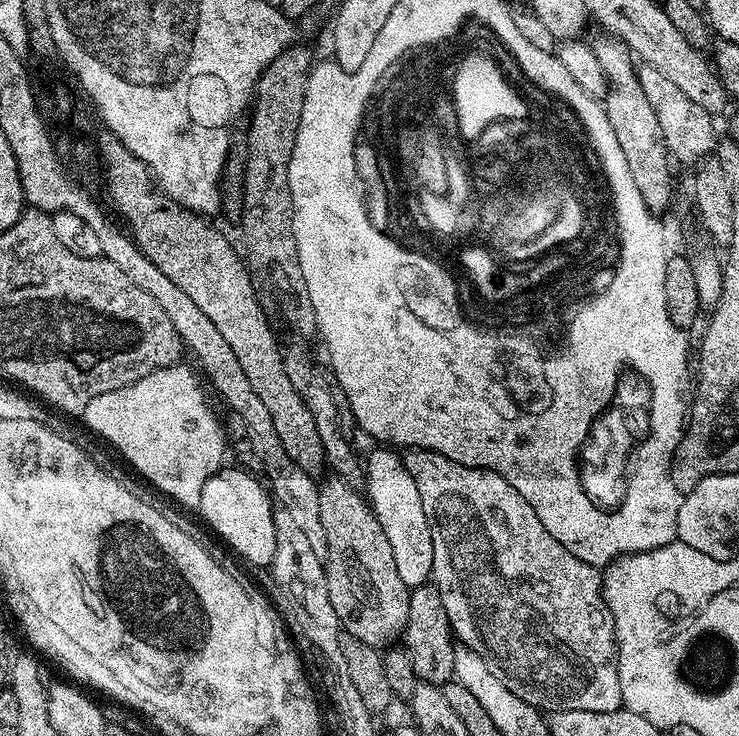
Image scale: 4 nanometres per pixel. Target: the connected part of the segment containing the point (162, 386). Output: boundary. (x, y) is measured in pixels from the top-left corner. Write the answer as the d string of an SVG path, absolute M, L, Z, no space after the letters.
M179 363L172 364L169 368L156 368L152 373L146 374L145 380L127 384L118 390L110 390L110 394L98 394L98 398L90 398L82 420L102 439L109 440L158 491L195 509L200 502L202 486L206 486L208 479L220 471L225 463L226 436L222 431L221 421L219 424L215 414L208 409L195 374L184 367L183 363Z

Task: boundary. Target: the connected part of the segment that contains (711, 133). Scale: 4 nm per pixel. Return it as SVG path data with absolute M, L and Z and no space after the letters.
M644 64L639 73L642 91L654 109L654 114L658 114L658 126L662 126L662 138L668 147L669 157L673 161L681 160L684 164L694 163L693 165L711 157L718 143L716 128L712 125L713 113L690 102L690 98L686 98L686 94L682 94L682 90L678 90L678 86L674 86L674 82L662 74L662 70L654 70L654 66Z

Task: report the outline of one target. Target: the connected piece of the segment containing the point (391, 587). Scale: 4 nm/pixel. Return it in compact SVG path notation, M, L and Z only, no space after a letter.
M329 475L328 481L320 484L318 507L322 517L322 534L326 534L326 554L322 557L326 574L326 590L330 590L330 602L334 605L334 614L338 614L341 629L349 632L358 642L366 642L374 649L380 650L391 645L392 640L403 633L406 618L410 614L408 594L410 589L394 563L394 550L382 534L382 526L374 514L371 504L365 495L356 488L351 488L339 476Z

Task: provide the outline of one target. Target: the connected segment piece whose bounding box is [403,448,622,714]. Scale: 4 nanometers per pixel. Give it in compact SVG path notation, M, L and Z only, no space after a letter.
M413 448L403 453L406 470L410 470L410 478L418 486L418 495L422 497L422 510L426 514L426 522L430 522L430 538L434 538L434 566L432 567L431 583L435 584L438 594L442 594L442 606L446 606L446 618L452 627L453 637L463 647L474 650L490 666L490 674L510 690L522 702L540 709L541 713L551 714L562 710L594 710L595 712L616 712L622 707L620 703L620 687L618 686L618 666L616 665L616 631L614 618L610 614L607 602L604 601L602 572L593 564L582 562L582 558L574 558L562 542L558 542L546 531L546 526L538 522L538 514L502 478L491 468L471 468L462 466L456 460L446 458L437 452L425 448Z

